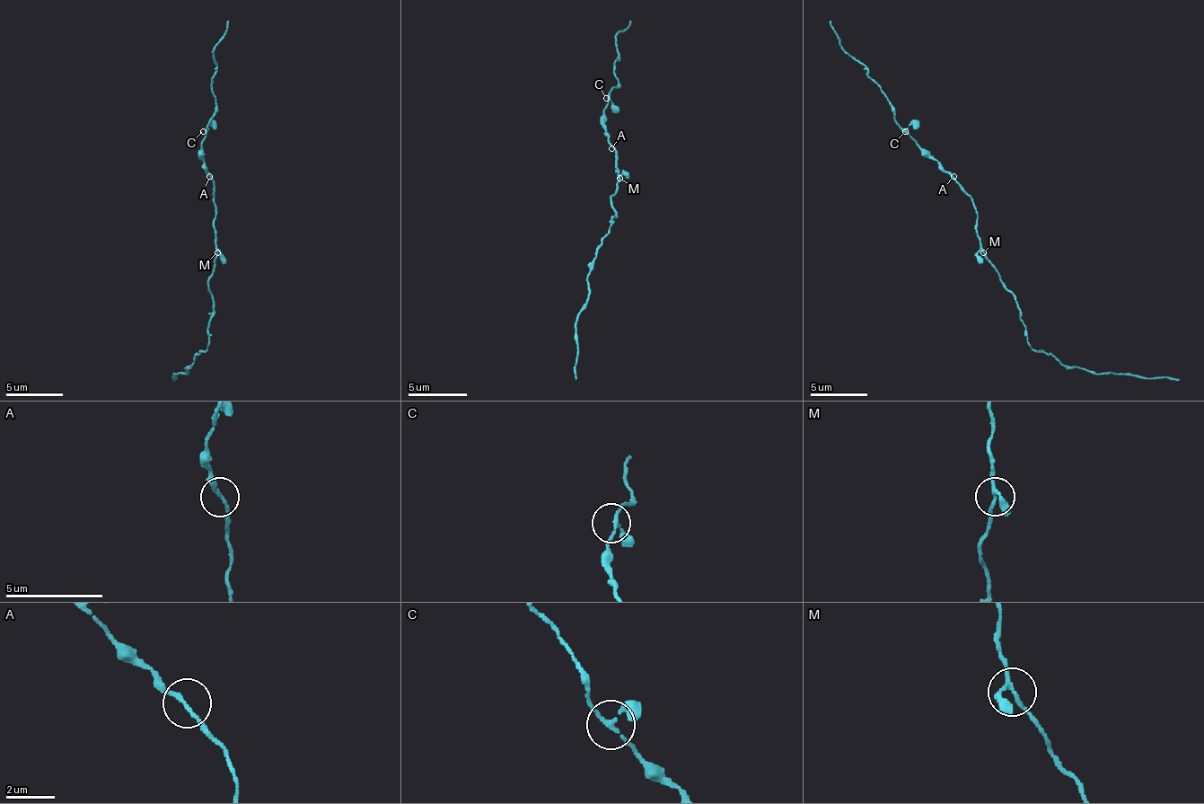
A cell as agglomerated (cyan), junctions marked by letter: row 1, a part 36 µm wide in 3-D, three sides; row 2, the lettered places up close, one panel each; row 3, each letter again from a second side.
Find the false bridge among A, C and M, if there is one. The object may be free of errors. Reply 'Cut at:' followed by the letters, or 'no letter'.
Cut at: no letter

